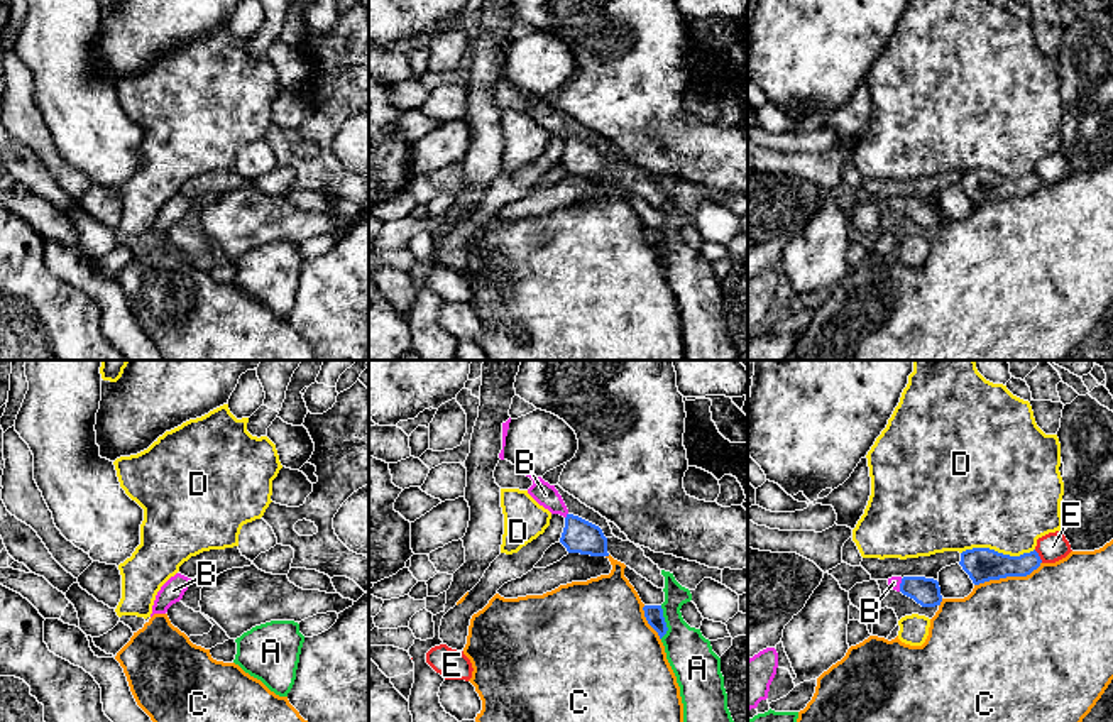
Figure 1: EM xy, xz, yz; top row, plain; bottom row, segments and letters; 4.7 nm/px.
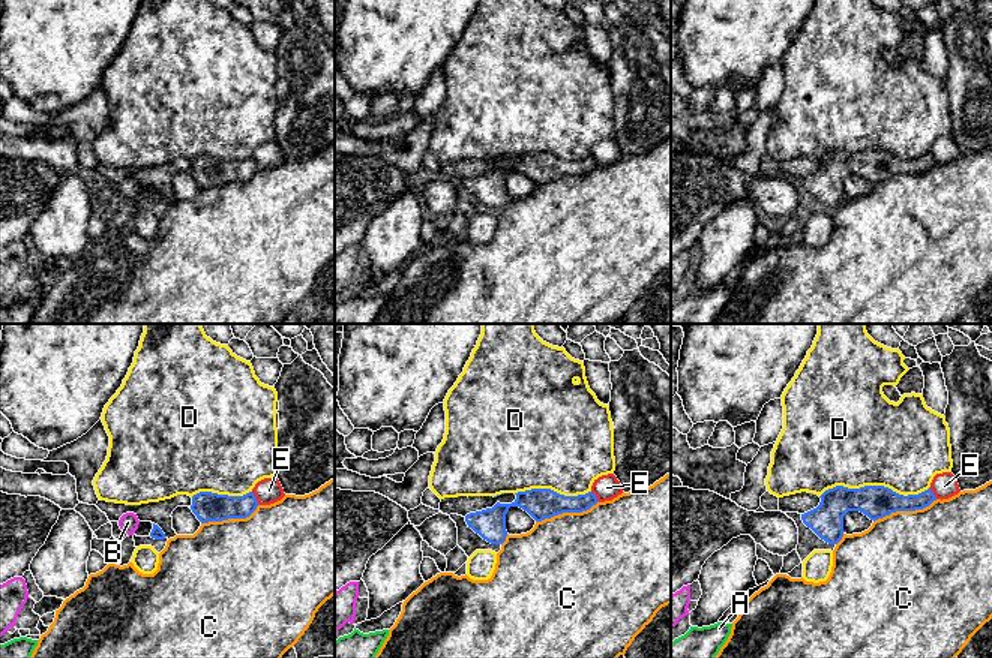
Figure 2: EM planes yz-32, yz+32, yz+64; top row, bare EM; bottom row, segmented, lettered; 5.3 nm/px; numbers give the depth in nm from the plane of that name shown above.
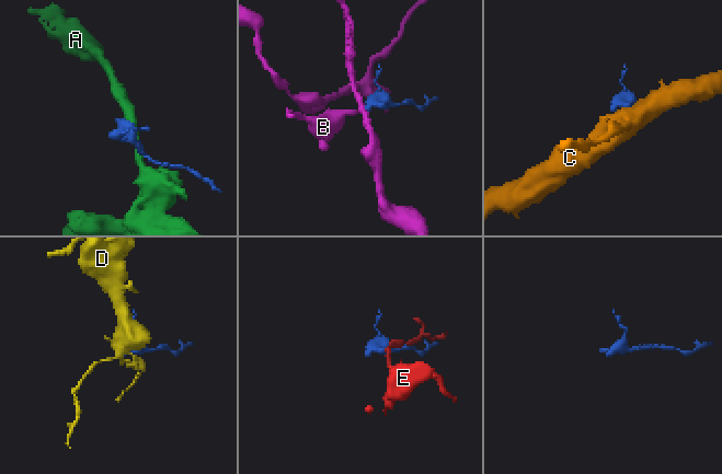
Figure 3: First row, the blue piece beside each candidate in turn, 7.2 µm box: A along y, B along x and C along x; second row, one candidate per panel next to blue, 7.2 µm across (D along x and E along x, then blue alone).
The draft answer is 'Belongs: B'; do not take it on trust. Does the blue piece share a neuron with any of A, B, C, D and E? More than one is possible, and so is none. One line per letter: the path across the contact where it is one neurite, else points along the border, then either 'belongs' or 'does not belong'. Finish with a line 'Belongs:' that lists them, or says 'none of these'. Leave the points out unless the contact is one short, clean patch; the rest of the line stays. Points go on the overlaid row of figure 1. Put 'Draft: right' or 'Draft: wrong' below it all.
A: does not belong
B: runs through xz (581, 536), (567, 516), (545, 494); belongs
C: does not belong
D: does not belong
E: does not belong
Belongs: B
Draft: right

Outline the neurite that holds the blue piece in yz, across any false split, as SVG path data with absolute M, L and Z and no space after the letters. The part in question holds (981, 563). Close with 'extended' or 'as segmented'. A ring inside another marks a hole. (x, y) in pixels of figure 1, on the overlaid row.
M973 548L961 553L959 565L974 585L1006 577L1027 577L1040 566L1042 560L1034 550L1010 556L990 548Z | as segmented

